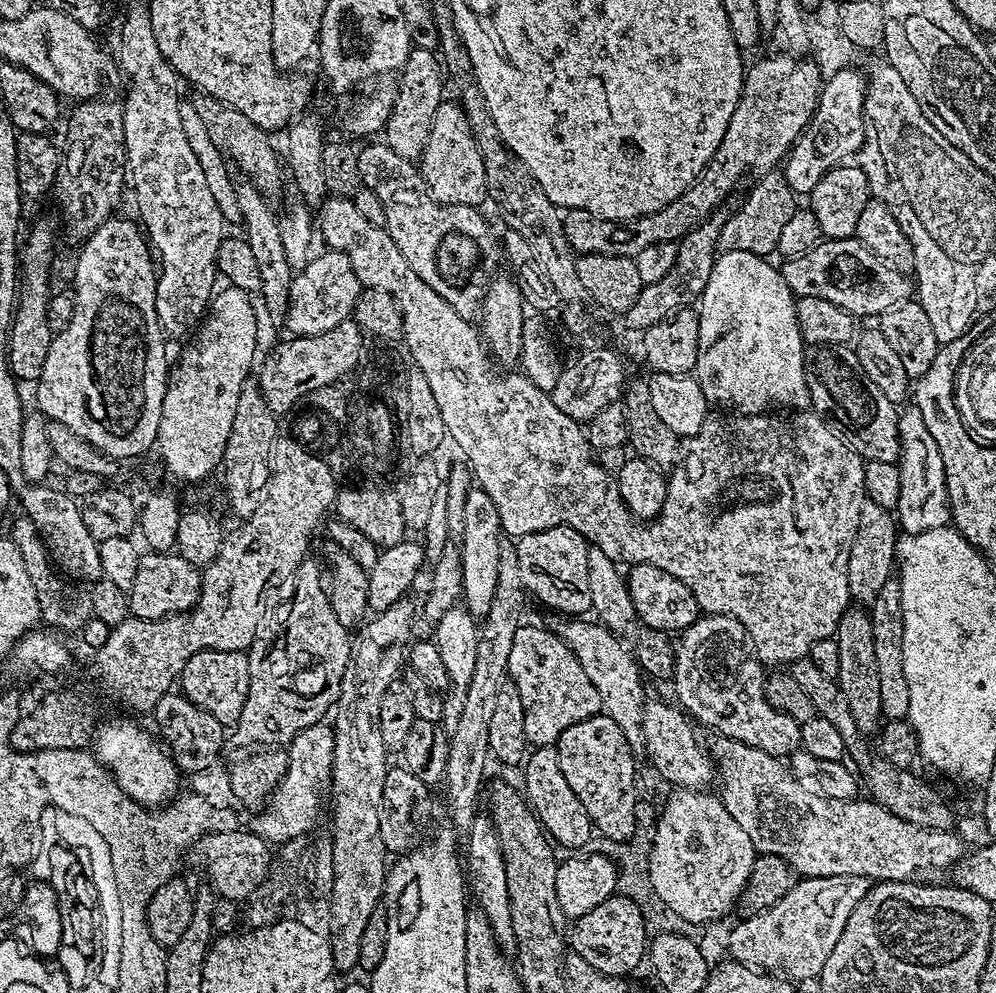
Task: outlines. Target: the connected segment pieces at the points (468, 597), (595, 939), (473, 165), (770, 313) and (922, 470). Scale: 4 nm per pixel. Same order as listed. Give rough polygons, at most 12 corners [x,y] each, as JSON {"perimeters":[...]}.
{"perimeters":[[[478,486],[467,494],[460,545],[464,607],[489,614],[503,532]],[[614,894],[575,921],[573,951],[606,975],[645,959],[636,903]],[[457,101],[439,104],[418,167],[440,204],[481,207],[485,160]],[[719,253],[695,379],[739,415],[802,410],[796,297],[769,259]],[[915,404],[899,414],[905,535],[951,523],[945,464]]]}

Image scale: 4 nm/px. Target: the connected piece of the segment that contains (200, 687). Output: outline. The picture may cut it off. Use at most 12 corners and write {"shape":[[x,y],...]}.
{"shape":[[199,652],[178,688],[235,729],[250,690],[244,652]]}

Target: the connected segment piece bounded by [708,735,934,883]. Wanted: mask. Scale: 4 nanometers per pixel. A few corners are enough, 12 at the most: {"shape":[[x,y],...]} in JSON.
{"shape":[[712,739],[721,800],[802,878],[927,881],[934,828]]}

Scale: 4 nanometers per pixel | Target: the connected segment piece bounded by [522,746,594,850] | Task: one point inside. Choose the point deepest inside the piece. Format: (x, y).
(564, 819)

